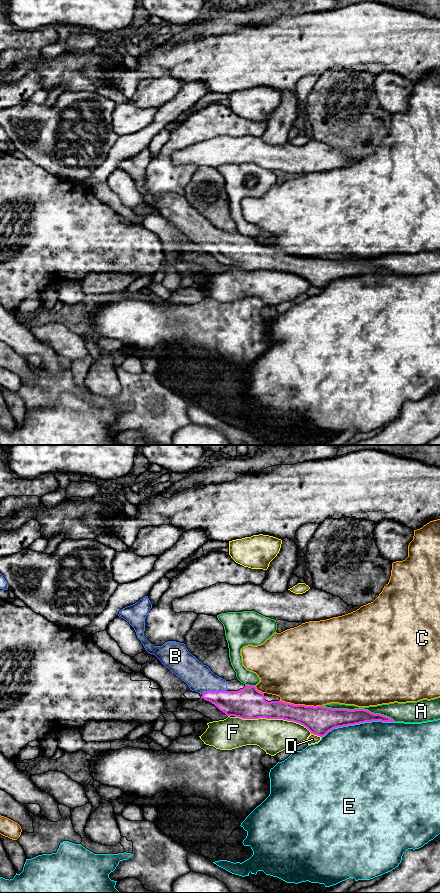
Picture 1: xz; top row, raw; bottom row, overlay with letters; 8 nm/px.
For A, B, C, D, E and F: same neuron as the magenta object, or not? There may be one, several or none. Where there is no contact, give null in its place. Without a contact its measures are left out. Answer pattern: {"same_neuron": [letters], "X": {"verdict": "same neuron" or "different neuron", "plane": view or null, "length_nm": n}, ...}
{"same_neuron": ["B"], "A": {"verdict": "different neuron", "plane": "xz", "length_nm": 600}, "B": {"verdict": "same neuron", "plane": "xz", "length_nm": 200}, "C": {"verdict": "different neuron", "plane": "xz", "length_nm": 340}, "D": {"verdict": "different neuron", "plane": "xz", "length_nm": 90}, "E": {"verdict": "different neuron", "plane": "xz", "length_nm": 600}, "F": {"verdict": "different neuron", "plane": "xz", "length_nm": 650}}

